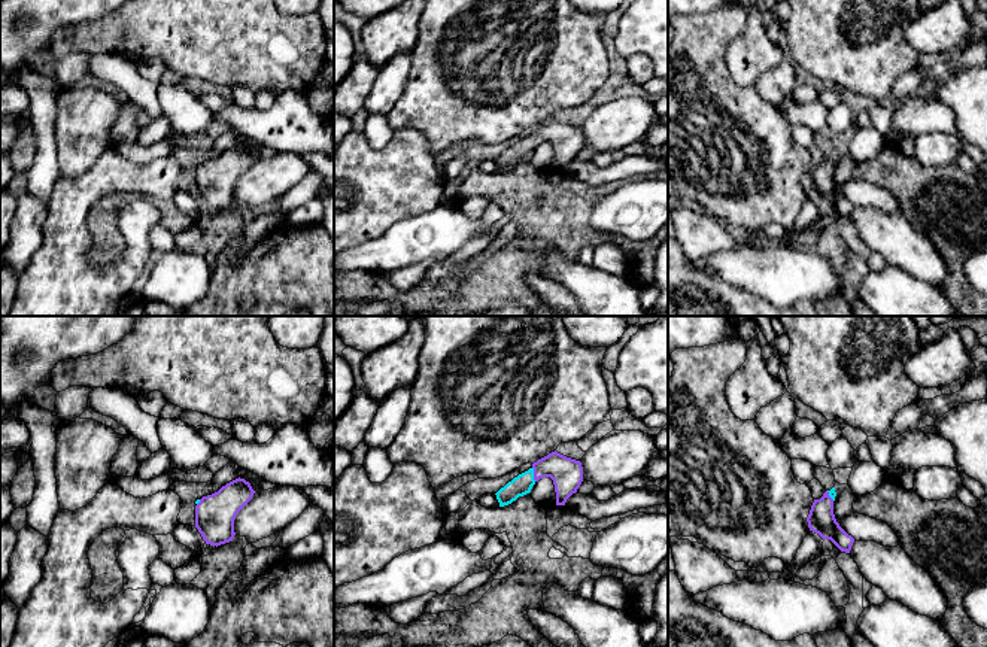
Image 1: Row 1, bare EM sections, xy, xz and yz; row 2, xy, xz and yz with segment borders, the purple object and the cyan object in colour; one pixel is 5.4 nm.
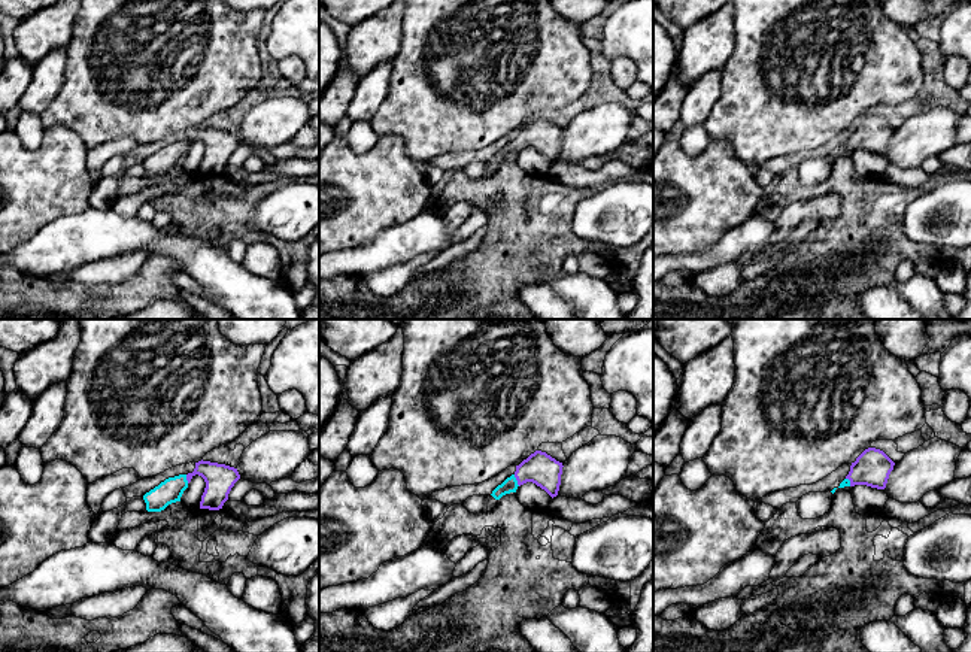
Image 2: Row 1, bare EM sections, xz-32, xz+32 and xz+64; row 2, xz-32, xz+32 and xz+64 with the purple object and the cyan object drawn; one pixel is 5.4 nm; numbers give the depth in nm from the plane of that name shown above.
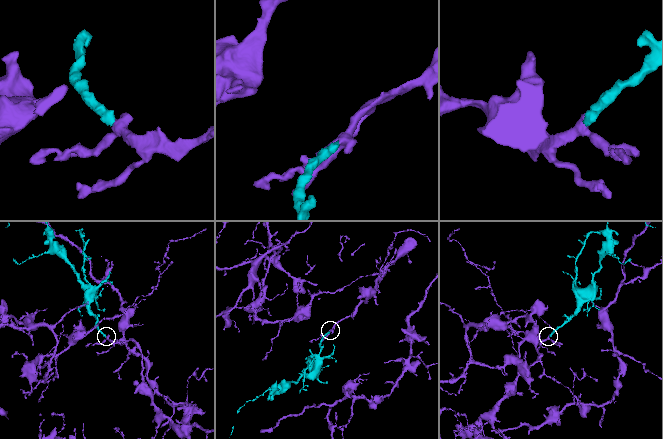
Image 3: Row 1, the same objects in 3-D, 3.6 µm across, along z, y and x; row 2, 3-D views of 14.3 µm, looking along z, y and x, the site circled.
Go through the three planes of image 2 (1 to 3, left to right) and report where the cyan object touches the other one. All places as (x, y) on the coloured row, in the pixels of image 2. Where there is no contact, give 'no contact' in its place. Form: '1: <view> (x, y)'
1: xz-32 (187, 479)
2: xz+32 (516, 479)
3: xz+64 (850, 482)

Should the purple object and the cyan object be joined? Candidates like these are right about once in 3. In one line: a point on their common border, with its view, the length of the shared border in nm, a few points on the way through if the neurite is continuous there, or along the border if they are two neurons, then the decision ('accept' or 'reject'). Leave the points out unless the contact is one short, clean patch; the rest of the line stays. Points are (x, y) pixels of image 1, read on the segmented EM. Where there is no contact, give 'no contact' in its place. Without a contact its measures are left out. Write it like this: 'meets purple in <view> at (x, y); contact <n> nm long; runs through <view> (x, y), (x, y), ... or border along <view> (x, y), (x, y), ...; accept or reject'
meets purple in xz at (534, 474); contact 80 nm long; runs through xz (567, 474), (534, 474), (521, 485); accept

